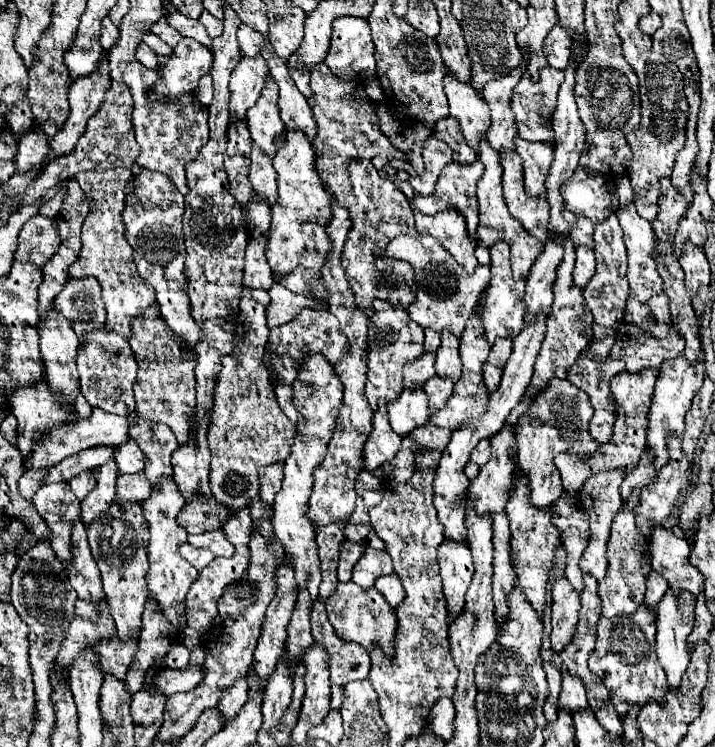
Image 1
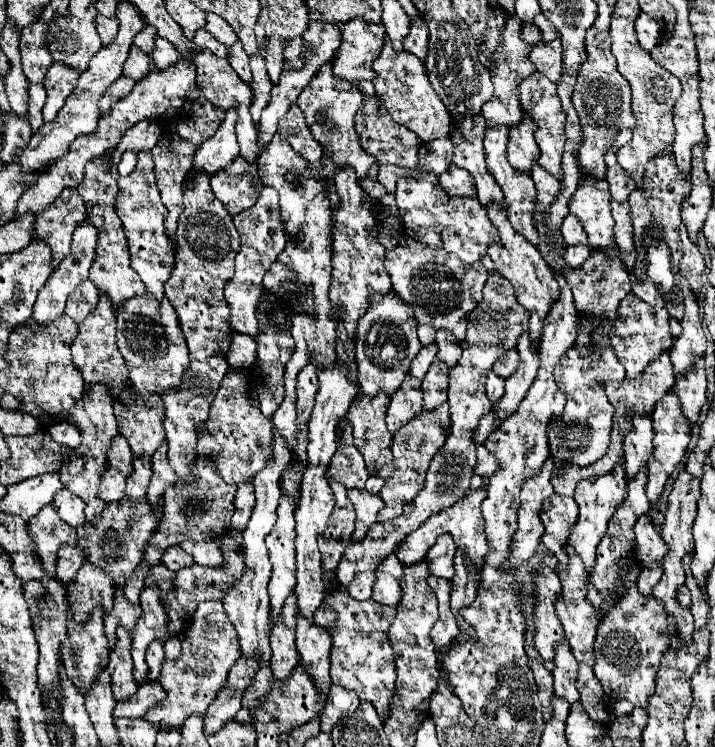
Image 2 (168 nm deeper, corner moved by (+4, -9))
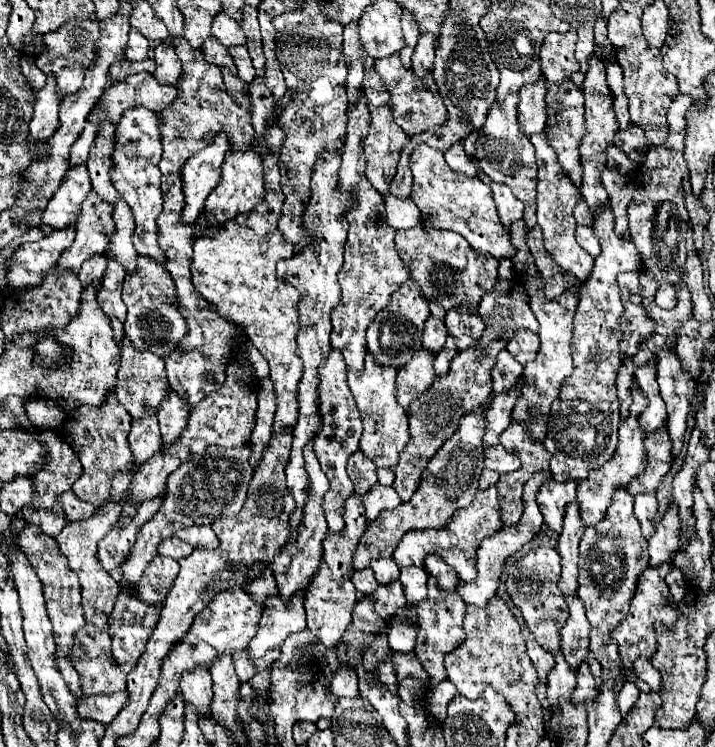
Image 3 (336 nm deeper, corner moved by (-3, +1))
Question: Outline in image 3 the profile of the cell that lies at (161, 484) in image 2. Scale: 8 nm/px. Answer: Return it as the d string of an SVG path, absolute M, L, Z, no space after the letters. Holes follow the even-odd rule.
M170 392L166 396L166 402L162 402L162 406L156 412L158 422L160 422L160 432L162 432L162 446L172 446L178 442L182 430L186 428L186 420L188 420L188 410L186 404L182 404L182 400L178 398L178 394Z

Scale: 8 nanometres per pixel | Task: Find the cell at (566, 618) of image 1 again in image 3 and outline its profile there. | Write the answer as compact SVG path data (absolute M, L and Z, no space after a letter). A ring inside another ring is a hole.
M538 546L530 550L520 560L508 562L504 568L506 590L512 602L520 608L528 628L532 630L536 642L556 654L558 652L558 630L564 626L568 618L568 604L558 590L558 574L560 574L560 554L550 546Z

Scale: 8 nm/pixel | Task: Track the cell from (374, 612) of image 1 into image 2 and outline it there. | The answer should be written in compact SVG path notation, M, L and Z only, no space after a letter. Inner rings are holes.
M343 586L331 592L313 616L313 620L325 626L333 636L331 682L353 690L361 702L373 704L381 720L387 720L397 678L393 650L387 638L387 628L391 626L393 618L395 608L383 608L383 604L375 604L373 600L353 600Z

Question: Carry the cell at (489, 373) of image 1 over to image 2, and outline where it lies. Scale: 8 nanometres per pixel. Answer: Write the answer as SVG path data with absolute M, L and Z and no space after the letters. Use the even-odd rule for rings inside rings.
M489 372L489 376L487 376L487 396L489 396L489 400L491 400L493 404L501 400L501 396L503 396L503 392L505 392L503 386L505 386L505 378L495 376L493 372Z

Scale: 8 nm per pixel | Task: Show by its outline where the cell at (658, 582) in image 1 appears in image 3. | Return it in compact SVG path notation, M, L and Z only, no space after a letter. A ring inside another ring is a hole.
M672 502L662 522L656 526L654 536L648 540L652 568L672 560L672 552L678 548L678 538L674 538L674 530L678 530L678 516L674 514L674 502Z

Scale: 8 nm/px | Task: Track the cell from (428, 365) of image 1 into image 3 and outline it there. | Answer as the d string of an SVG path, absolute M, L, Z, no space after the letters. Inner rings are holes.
M430 316L426 320L426 328L424 328L424 348L430 350L432 354L436 354L444 346L446 336L448 336L448 332L446 332L444 322Z

